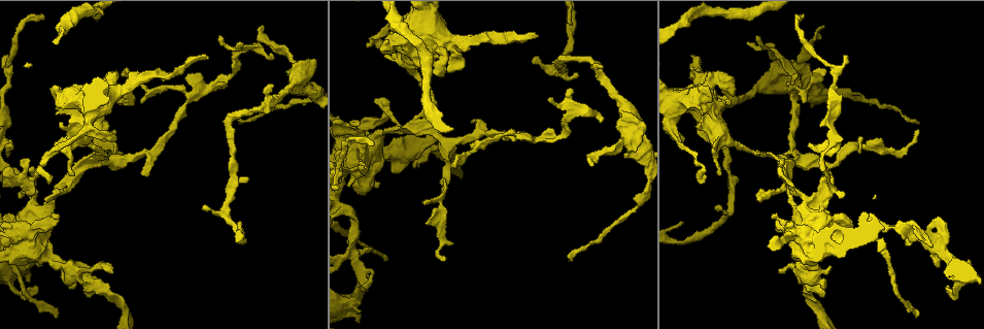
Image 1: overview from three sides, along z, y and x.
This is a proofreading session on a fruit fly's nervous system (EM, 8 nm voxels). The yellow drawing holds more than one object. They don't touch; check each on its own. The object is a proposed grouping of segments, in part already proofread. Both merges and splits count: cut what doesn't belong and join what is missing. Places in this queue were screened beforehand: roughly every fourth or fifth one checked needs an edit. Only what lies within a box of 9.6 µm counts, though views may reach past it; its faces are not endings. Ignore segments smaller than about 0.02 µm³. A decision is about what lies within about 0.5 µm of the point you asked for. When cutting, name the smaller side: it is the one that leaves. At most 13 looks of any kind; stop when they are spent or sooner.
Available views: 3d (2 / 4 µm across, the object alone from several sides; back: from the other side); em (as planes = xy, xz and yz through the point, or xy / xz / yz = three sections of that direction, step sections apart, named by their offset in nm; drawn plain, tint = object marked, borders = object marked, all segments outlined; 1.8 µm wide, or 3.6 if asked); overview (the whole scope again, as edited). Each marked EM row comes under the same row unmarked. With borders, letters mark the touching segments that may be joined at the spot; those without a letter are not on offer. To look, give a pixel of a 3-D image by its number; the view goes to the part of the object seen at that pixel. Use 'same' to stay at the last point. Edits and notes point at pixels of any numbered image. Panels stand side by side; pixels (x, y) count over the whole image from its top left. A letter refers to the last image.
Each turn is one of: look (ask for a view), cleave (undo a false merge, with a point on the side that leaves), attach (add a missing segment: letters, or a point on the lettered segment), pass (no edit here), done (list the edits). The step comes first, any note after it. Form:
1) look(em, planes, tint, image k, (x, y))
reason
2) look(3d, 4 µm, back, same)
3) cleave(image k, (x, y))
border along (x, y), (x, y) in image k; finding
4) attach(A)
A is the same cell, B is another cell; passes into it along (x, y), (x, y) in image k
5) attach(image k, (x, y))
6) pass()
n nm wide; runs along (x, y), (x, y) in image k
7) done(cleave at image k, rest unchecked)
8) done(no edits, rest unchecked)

look(em, yz, step 16, tint, image 1, (918, 124))
long arm stops here

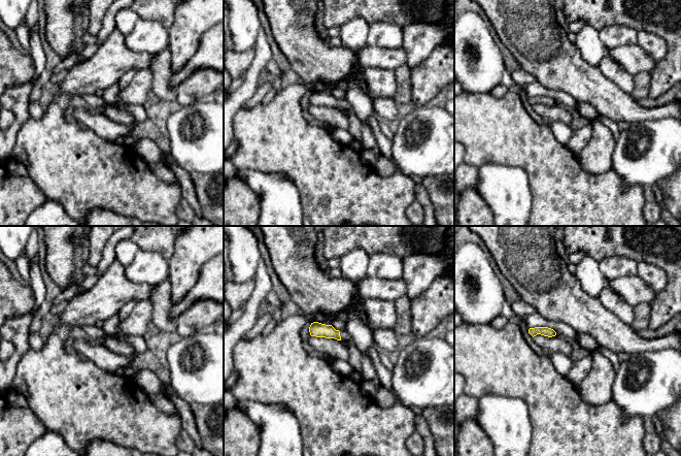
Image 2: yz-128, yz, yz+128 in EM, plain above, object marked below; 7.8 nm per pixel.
look(em, planes, borders, same)

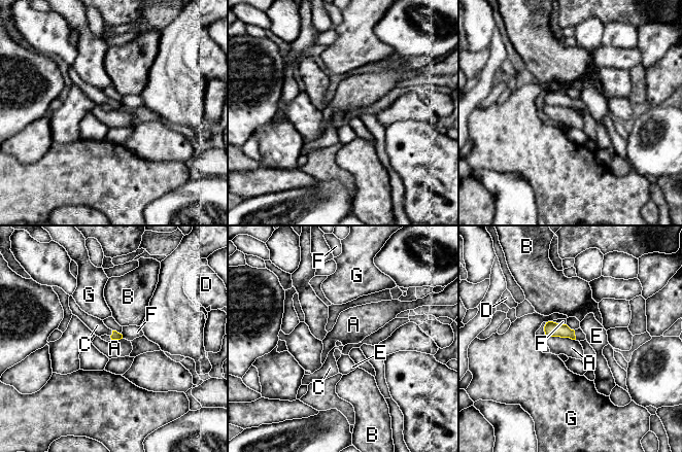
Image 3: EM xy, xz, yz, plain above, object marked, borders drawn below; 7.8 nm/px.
attach(image 3, (580, 336))
A touches over 240 nm; C is the same cell, A, B, D, E, F and G are other cells; it goes on there

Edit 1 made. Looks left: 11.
look(em, 3.6 µm, planes, borders, image 1, (32, 179))
abrupt turn

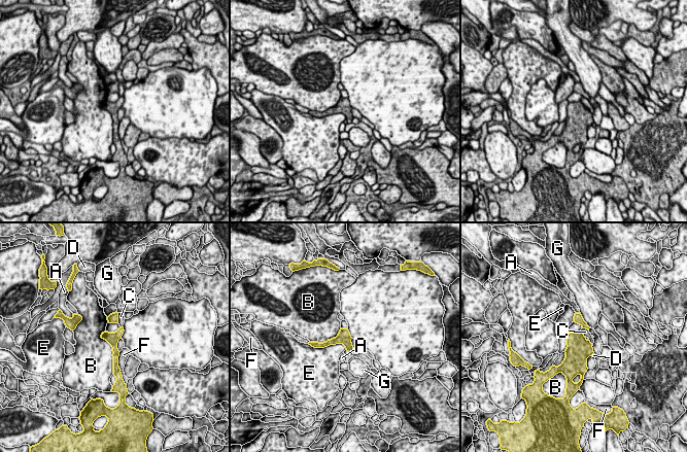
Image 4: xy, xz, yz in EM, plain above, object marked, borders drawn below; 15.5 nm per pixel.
pass()
A, B, C, D, E, F and G are other cells; continuous, no second neuron

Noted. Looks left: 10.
look(em, xy, step 4, borders, image 1, (110, 269))

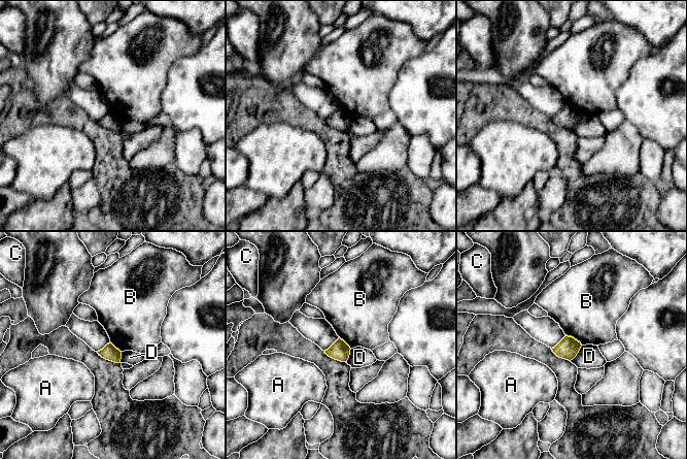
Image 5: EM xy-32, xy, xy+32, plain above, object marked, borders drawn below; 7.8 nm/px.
pass()
A, B, C and D are other cells; border along (565, 334), (576, 338), (582, 345) in image 5; no lettered segment goes on from it

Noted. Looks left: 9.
look(3d, 4 µm, image 1, (271, 86))
branch stops here

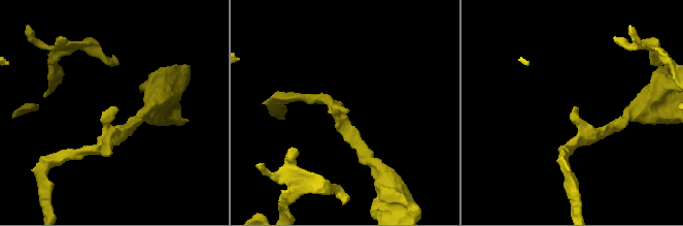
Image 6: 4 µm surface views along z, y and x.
look(em, planes, borders, image 6, (118, 109))
arms of 180, 220 nm; now the EM

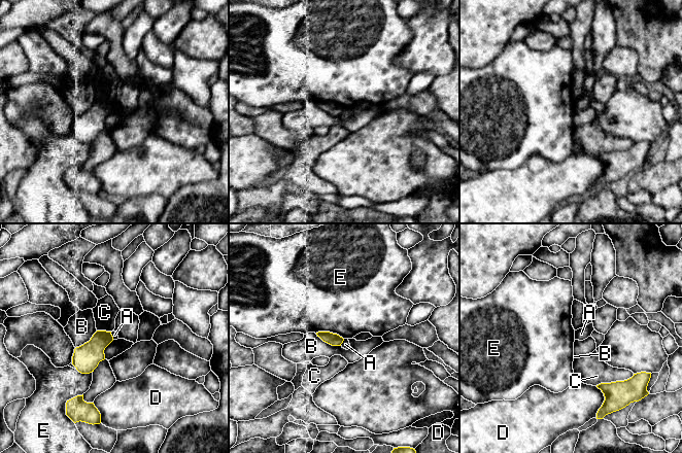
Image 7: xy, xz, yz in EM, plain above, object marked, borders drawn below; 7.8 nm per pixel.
pass()
A, B, C, D and E are other cells; no lettered segment goes on from it

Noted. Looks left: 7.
look(em, planes, borders, image 1, (777, 54))
sharp bend

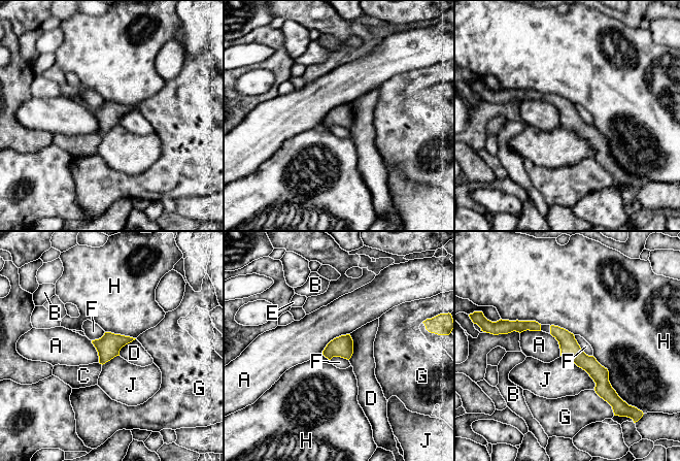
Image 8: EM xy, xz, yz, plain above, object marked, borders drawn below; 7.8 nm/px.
pass()
160 nm wide; A, B, C, D, E, F, G, H and J are other cells; border along (573, 335), (579, 347), (592, 356) in image 8; continuous, no second neuron

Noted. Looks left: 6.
look(3d, 2 µm, back, image 1, (626, 157))
branch stops here

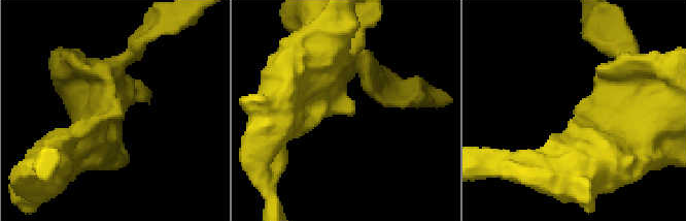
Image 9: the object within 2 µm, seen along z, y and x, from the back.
look(em, 3.6 µm, planes, tint, image 9, (108, 120))
need the tissue

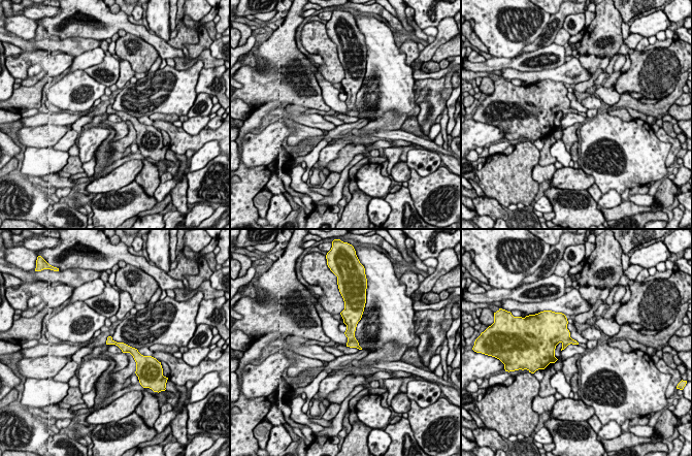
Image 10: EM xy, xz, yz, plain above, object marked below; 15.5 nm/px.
look(em, 3.6 µm, planes, borders, same)
what lies round it

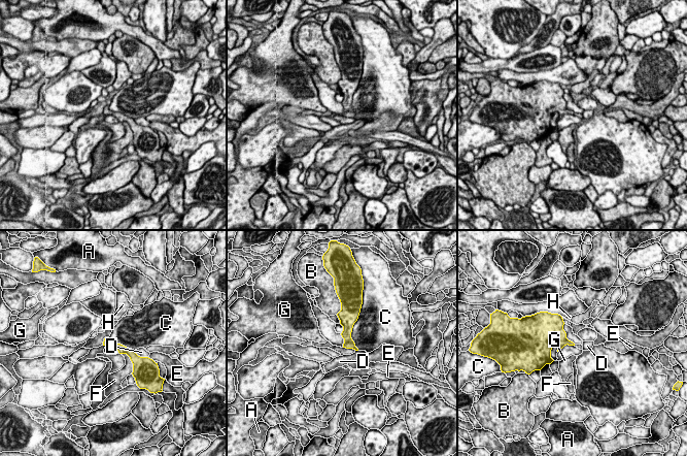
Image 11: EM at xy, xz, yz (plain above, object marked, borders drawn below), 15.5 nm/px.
pass()
A, B, C, D, E, F, G and H are other cells; runs along (106, 339), (126, 350), (136, 362) in image 11; no lettered segment goes on from it

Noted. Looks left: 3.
done(attach at image 3, rest unchecked)

